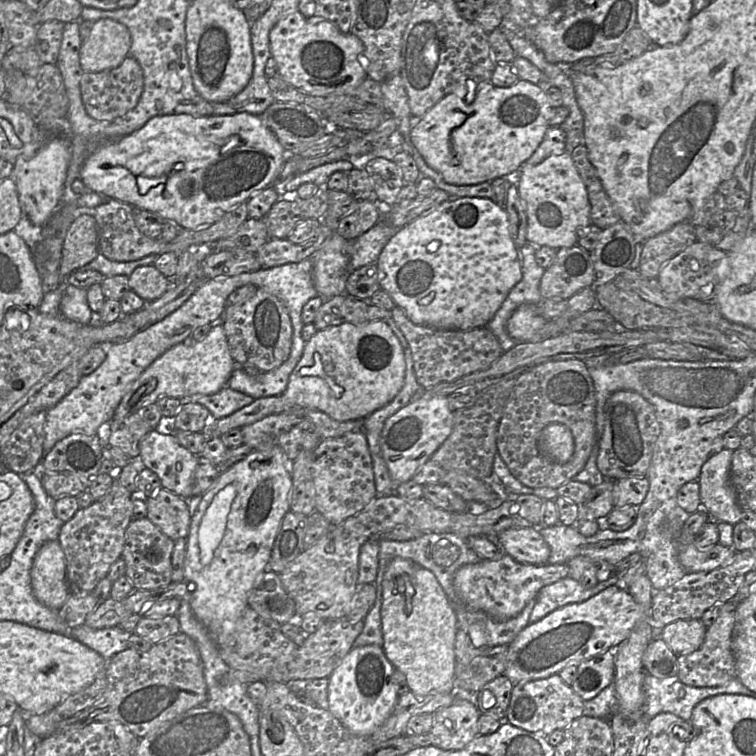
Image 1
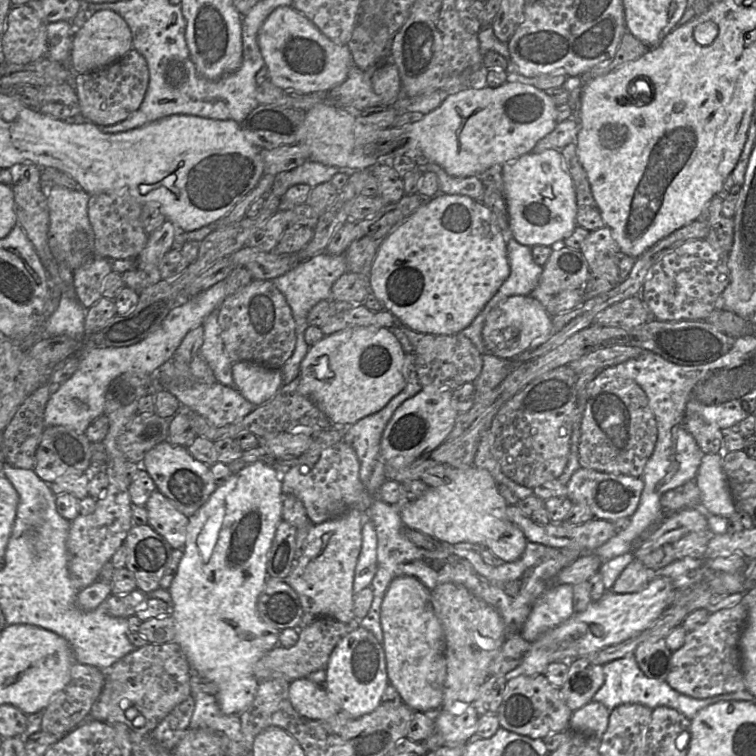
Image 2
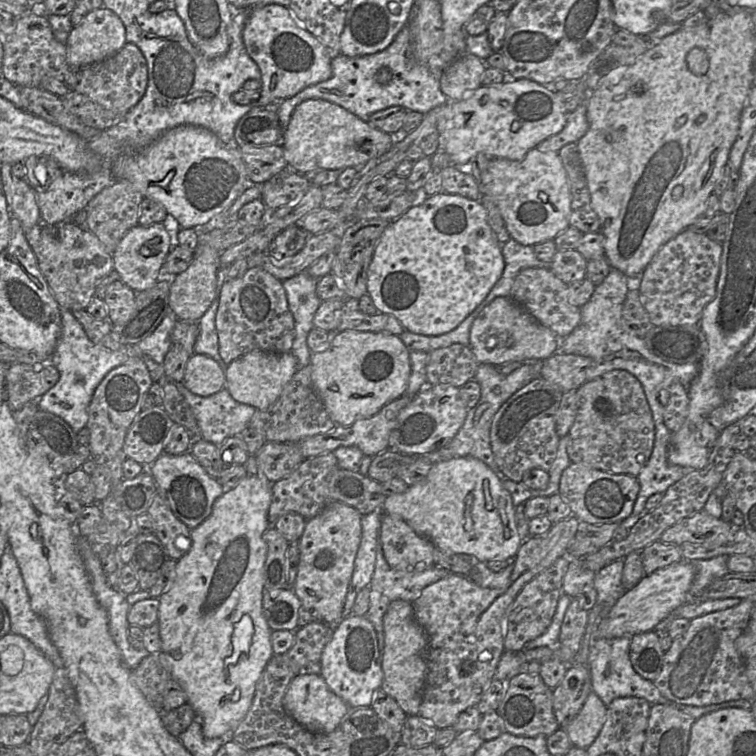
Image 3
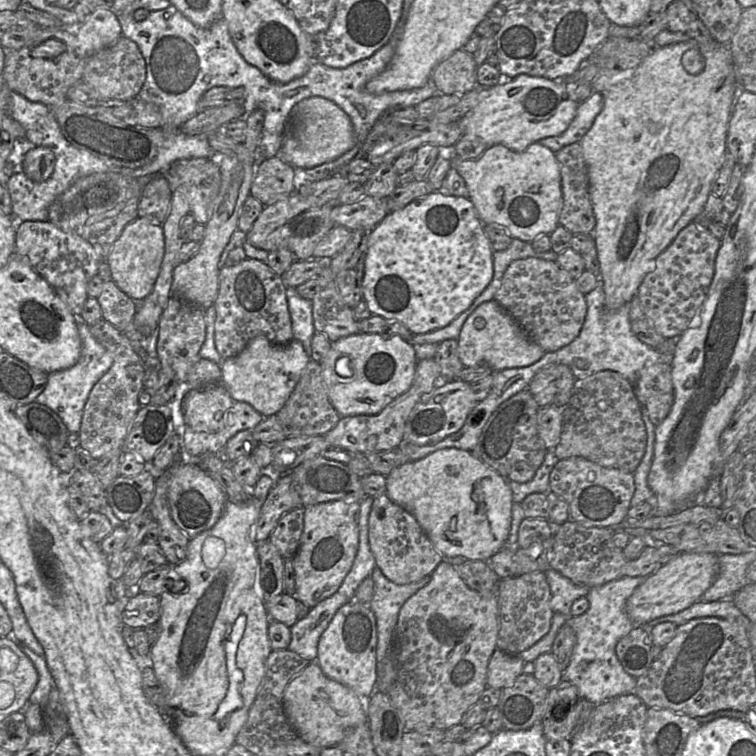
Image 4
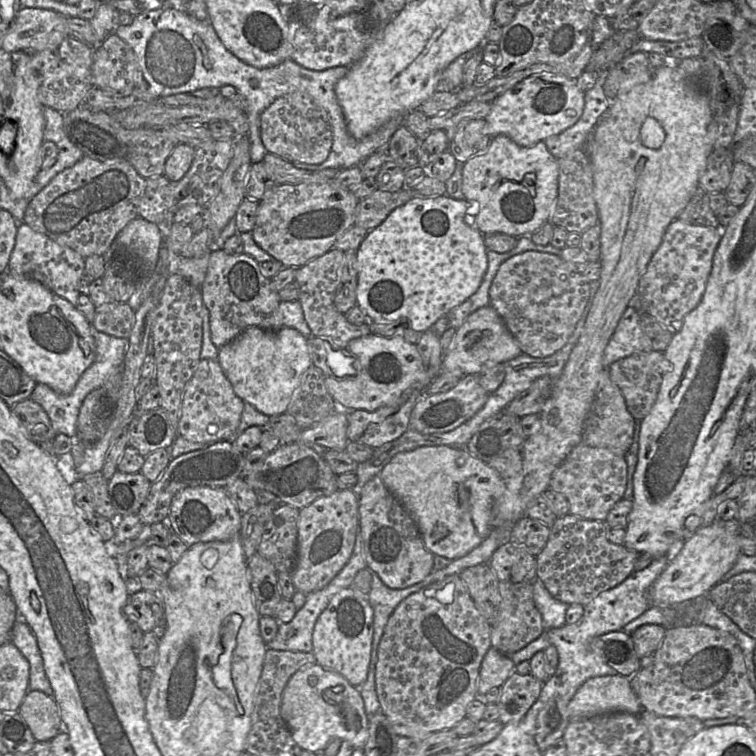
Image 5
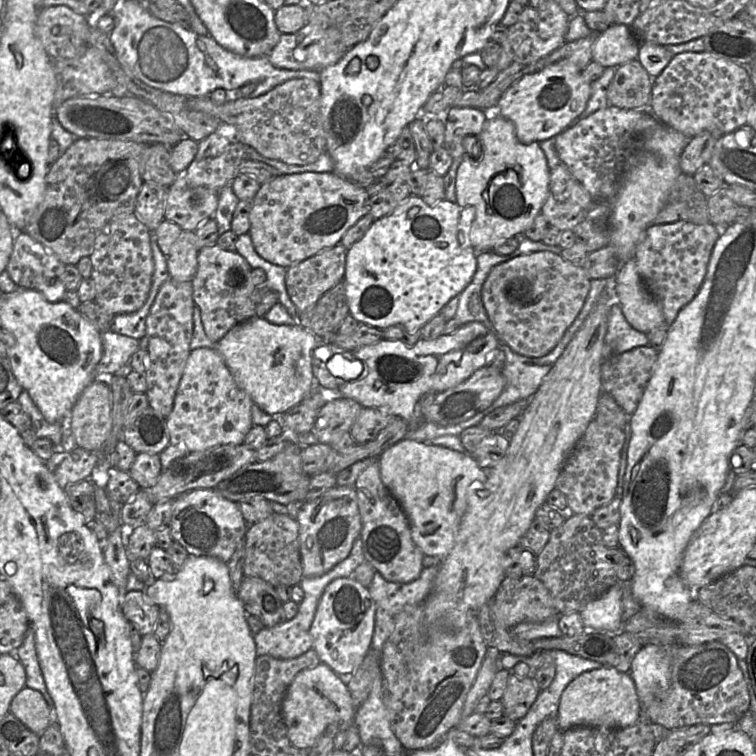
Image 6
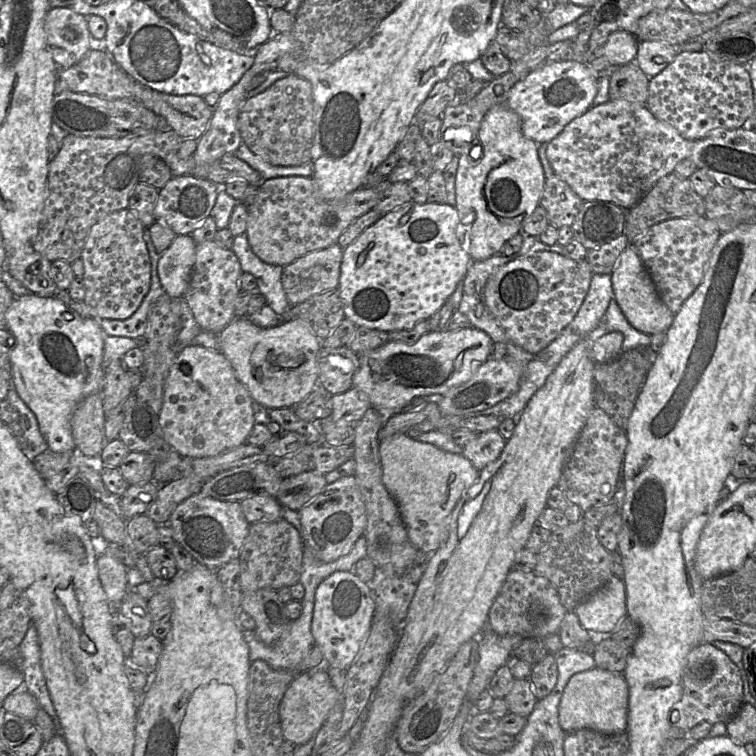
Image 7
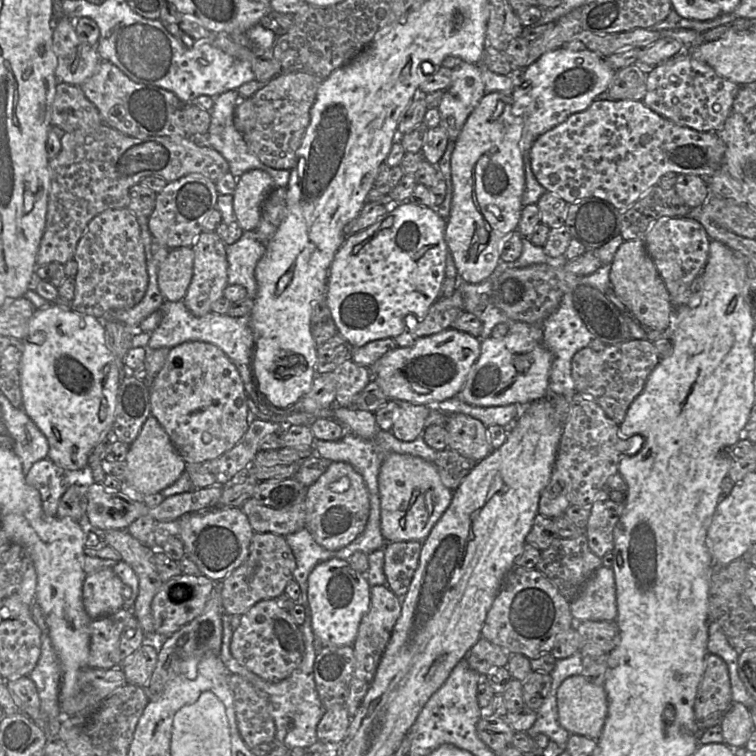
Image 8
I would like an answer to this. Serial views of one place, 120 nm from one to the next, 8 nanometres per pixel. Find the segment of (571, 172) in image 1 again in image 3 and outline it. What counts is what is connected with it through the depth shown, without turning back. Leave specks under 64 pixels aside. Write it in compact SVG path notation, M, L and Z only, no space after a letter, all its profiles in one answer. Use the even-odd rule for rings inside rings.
M536 147L522 160L491 158L488 165L489 184L479 183L481 196L488 195L498 206L512 239L534 246L555 237L569 227L571 192L569 179L558 152L542 152Z

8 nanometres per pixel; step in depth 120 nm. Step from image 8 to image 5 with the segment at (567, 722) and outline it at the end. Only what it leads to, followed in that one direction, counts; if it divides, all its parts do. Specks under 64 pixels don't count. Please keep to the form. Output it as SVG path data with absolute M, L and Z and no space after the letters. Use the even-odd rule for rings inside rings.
M621 674L588 679L568 703L570 719L588 718L608 712L640 714L642 706L630 678Z

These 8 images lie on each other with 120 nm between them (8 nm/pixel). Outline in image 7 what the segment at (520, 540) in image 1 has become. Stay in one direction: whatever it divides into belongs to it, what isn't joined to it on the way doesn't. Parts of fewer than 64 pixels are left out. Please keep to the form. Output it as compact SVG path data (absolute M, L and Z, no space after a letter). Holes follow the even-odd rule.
M404 433L381 439L378 451L382 482L398 506L410 542L417 550L433 553L448 539L448 516L480 471L465 456L442 451Z

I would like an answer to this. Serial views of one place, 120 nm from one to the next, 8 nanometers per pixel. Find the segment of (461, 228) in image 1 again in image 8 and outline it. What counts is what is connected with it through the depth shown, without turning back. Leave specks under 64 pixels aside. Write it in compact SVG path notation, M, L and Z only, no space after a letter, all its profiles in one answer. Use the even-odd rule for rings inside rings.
M402 202L392 212L381 216L372 226L346 238L330 265L325 297L338 334L352 348L401 335L405 331L404 319L407 315L414 315L422 320L440 298L449 252L445 241L446 225L447 221L432 208Z

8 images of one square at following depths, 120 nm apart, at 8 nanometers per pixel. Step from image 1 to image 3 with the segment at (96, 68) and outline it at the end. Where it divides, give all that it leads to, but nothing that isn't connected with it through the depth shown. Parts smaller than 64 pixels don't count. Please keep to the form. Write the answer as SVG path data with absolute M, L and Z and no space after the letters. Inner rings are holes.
M98 8L88 12L69 33L66 49L70 68L78 69L106 59L126 43L121 19L111 10Z

